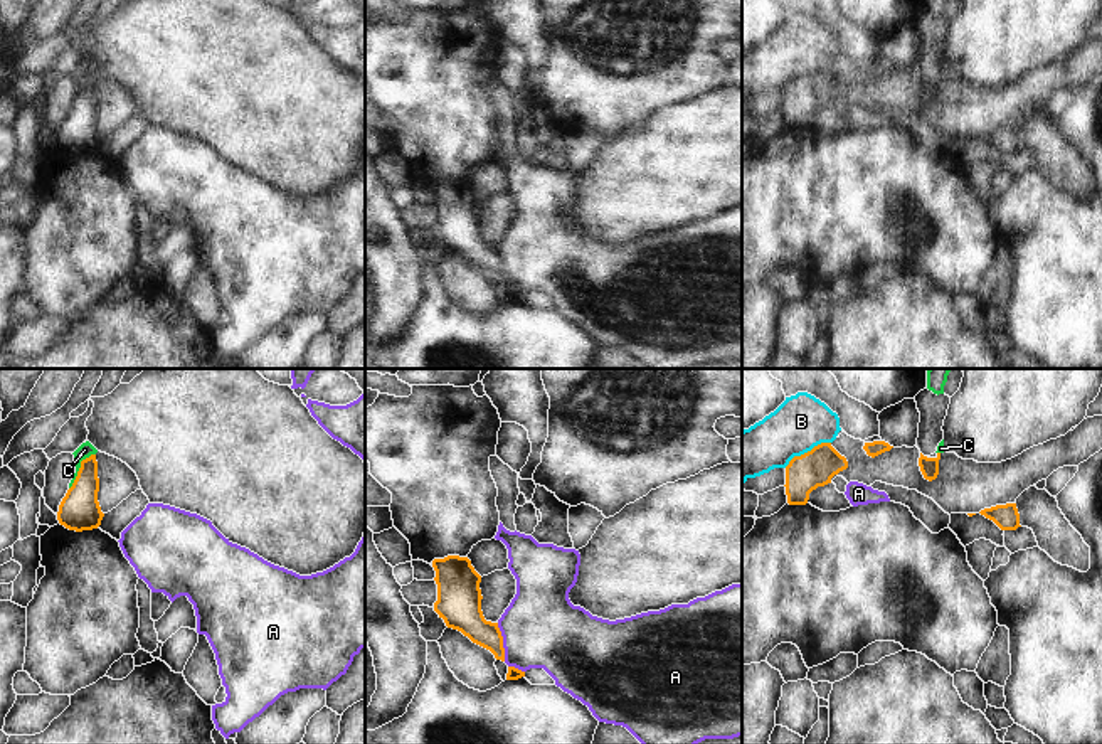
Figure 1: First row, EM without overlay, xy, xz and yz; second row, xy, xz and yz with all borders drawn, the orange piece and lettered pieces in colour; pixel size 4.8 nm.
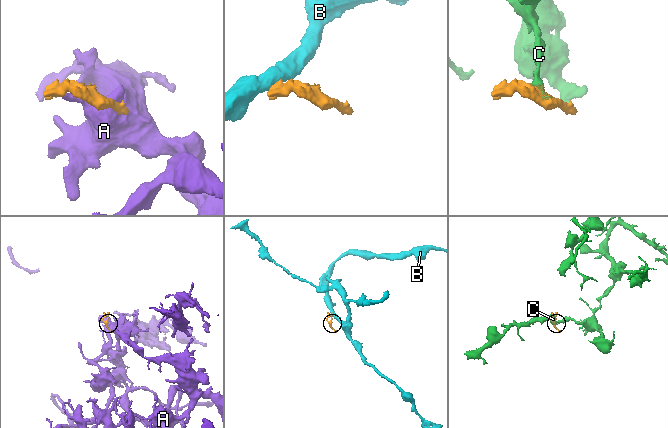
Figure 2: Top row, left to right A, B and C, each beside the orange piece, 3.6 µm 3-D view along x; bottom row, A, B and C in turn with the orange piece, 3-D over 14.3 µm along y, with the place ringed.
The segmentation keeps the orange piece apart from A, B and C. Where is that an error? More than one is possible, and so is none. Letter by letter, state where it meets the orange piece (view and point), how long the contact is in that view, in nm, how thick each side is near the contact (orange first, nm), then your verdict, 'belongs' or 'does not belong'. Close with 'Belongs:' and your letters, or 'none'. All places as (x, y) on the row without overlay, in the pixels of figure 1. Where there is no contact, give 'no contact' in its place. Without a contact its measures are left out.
A: meets orange in xz at (502, 265); contact 190 nm long; 190 nm thick on the orange side, 380 nm on the other; does not belong
B: meets orange in yz at (808, 74); contact 260 nm long; 180 nm thick on the orange side, 260 nm on the other; does not belong
C: meets orange in xy at (79, 91); contact 220 nm long; 190 nm thick on the orange side, 70 nm on the other; belongs
Belongs: C

